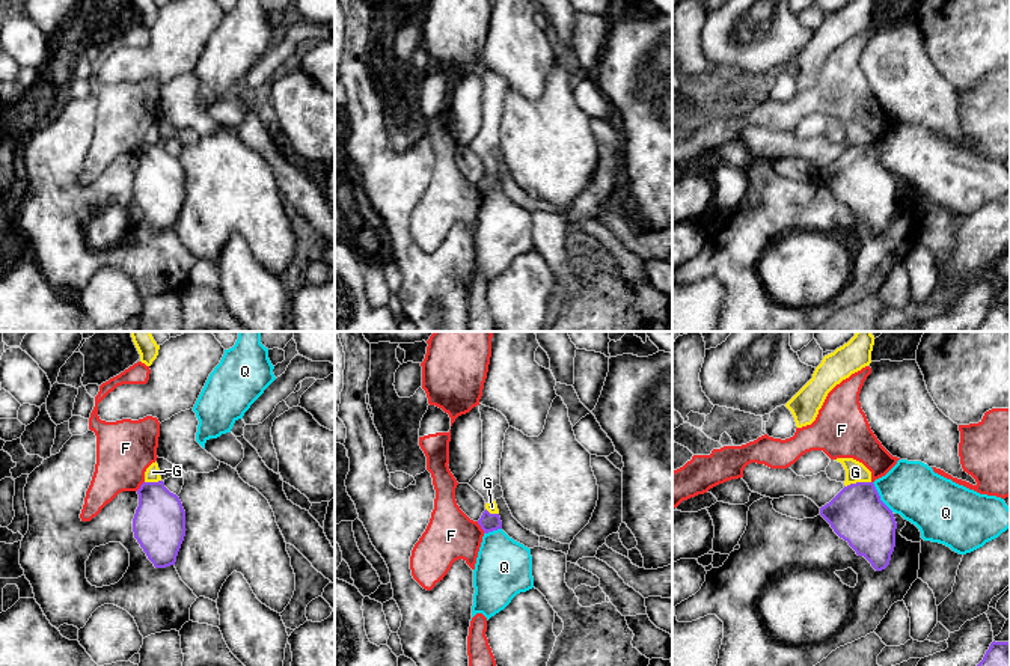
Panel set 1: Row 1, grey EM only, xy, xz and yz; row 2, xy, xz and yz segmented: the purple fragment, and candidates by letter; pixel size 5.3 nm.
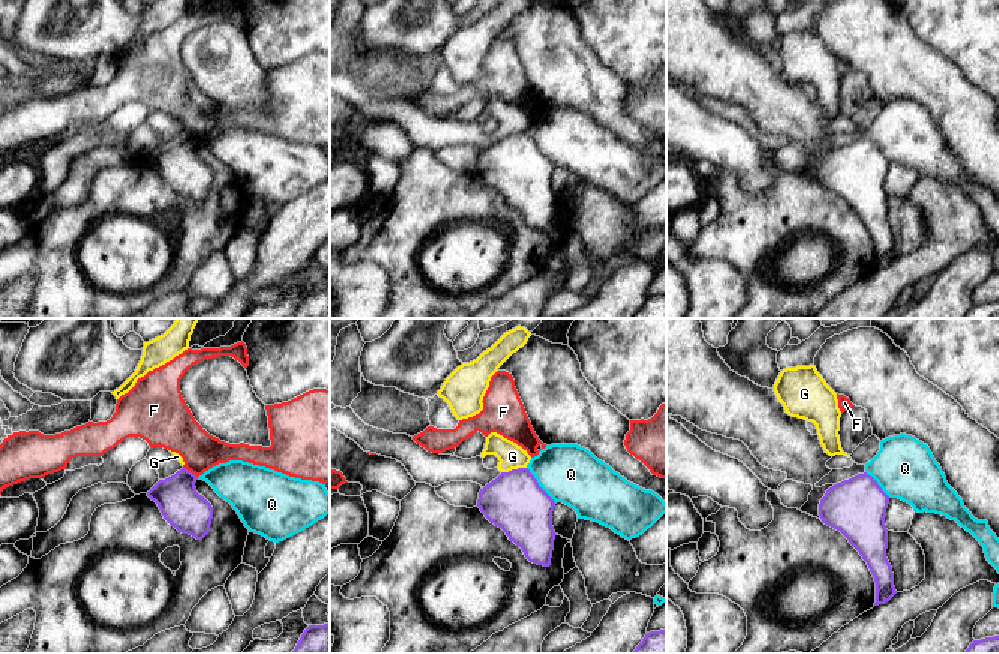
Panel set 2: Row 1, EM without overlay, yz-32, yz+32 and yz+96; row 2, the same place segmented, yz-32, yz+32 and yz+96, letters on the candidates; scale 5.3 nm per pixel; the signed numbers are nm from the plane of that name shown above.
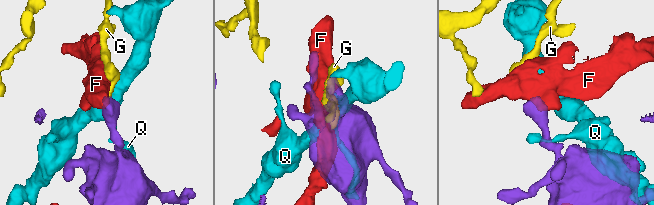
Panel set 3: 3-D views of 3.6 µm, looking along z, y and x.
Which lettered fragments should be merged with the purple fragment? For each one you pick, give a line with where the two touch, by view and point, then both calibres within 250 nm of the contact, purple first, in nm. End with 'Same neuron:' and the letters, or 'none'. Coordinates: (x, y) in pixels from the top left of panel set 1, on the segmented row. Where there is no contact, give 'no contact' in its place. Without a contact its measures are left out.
Same neuron: none

